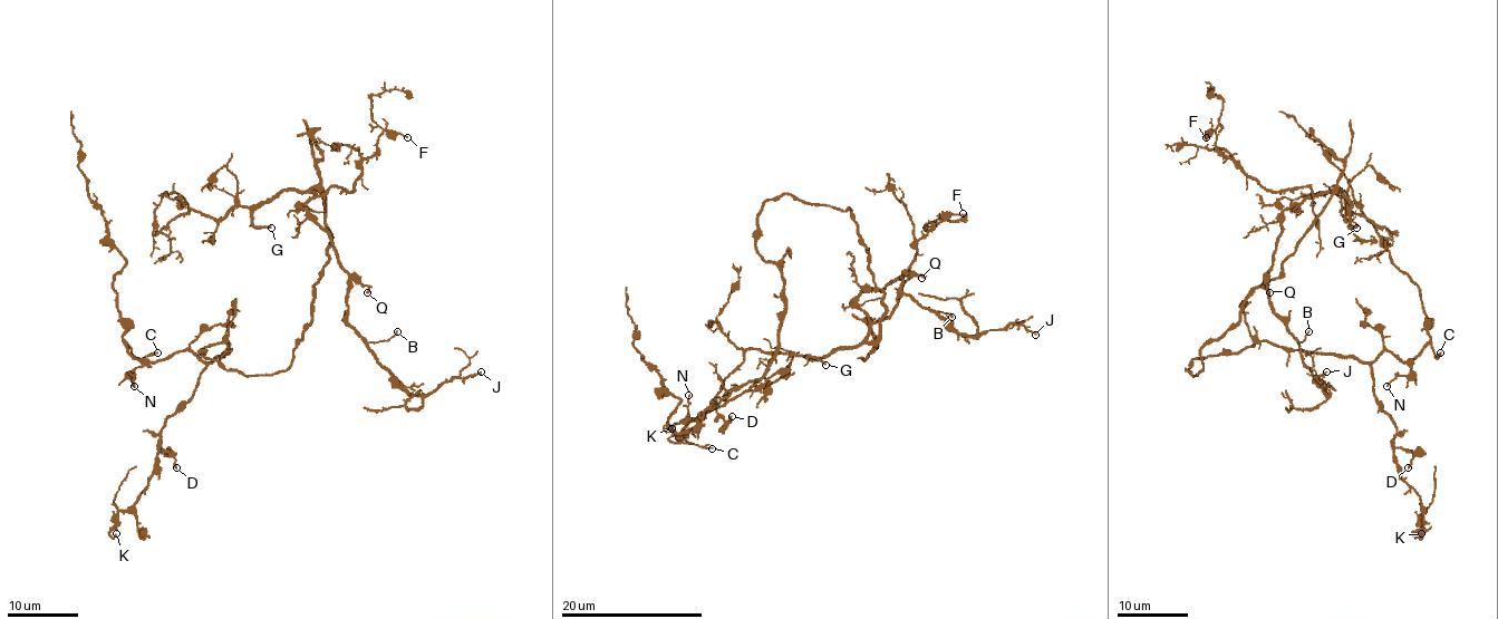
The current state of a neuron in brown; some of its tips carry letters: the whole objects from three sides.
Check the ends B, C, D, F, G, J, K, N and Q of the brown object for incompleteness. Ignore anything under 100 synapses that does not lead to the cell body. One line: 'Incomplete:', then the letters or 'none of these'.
Incomplete: G

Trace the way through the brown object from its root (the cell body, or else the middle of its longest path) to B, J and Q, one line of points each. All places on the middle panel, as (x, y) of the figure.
B: (811, 203), (847, 209), (867, 245), (886, 309), (868, 341), (858, 297), (904, 273), (906, 293), (952, 317)
J: (811, 203), (847, 209), (867, 245), (886, 309), (868, 341), (858, 297), (904, 273), (959, 332), (1035, 335)
Q: (811, 203), (847, 209), (867, 245), (886, 309), (868, 341), (858, 297), (921, 278)

